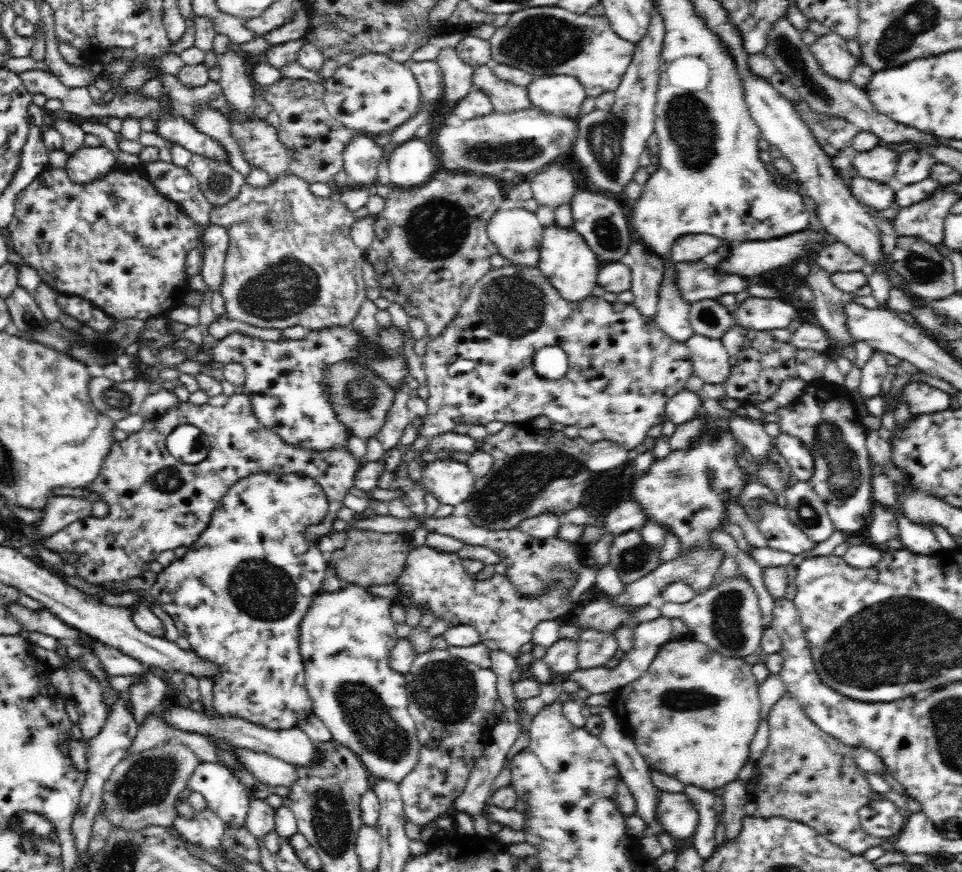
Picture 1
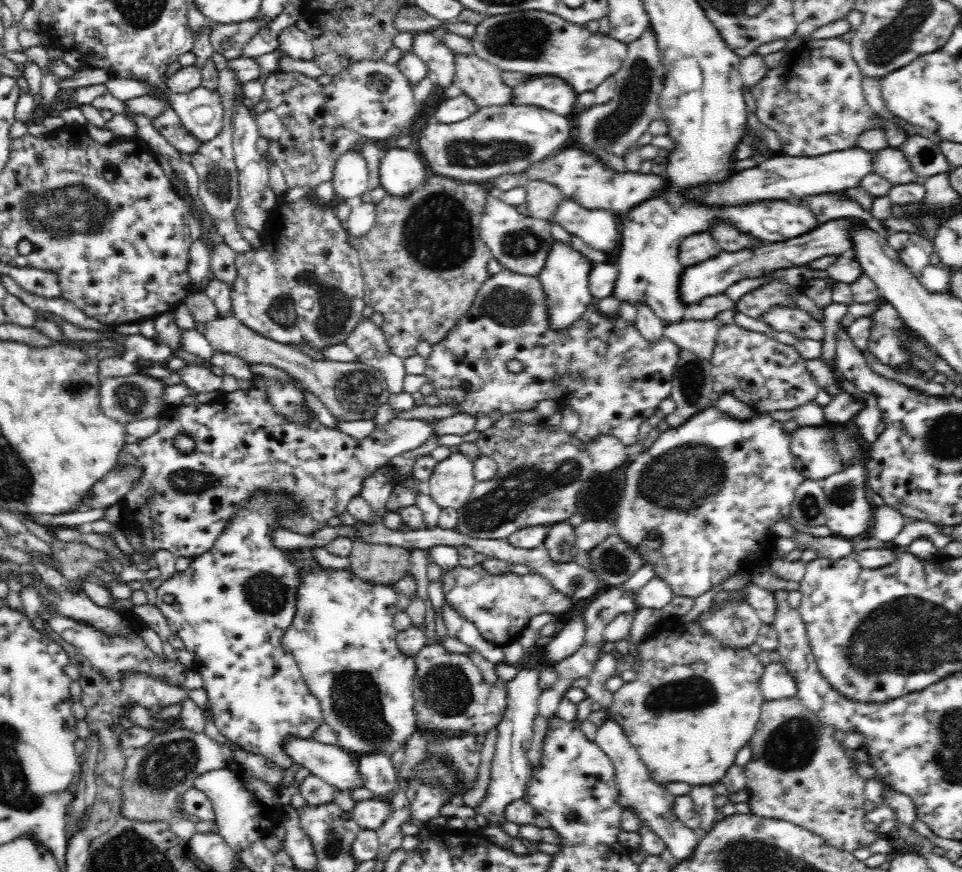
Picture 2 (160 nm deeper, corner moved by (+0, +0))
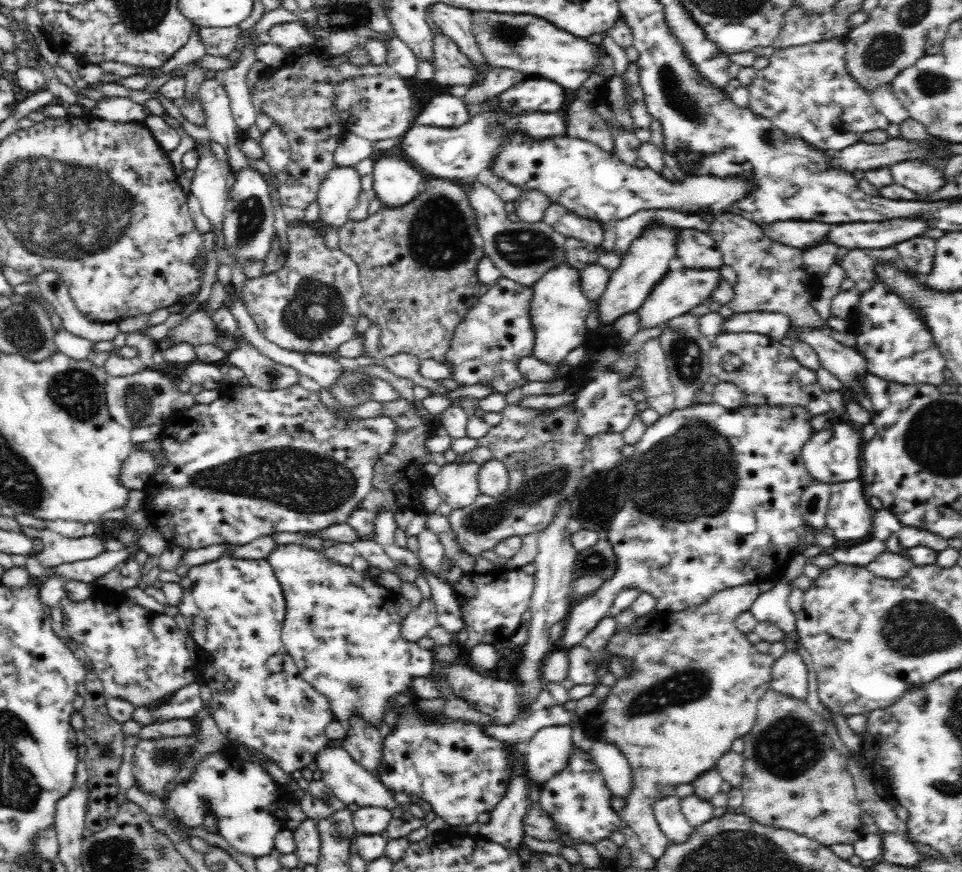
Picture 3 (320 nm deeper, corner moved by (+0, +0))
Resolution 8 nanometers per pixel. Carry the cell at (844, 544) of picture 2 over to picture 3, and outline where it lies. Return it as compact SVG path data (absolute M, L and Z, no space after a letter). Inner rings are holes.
M870 539L856 544L839 545L832 552L842 564L866 567L888 550L890 548L887 546L887 541Z

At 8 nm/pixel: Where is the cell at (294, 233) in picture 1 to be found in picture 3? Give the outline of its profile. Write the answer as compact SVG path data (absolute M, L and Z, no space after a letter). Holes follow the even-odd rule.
M305 222L290 224L287 229L290 249L280 270L258 278L247 279L243 302L260 332L284 350L301 353L332 355L337 348L355 337L362 296L358 265L340 249L329 250L324 246L324 234L318 226Z

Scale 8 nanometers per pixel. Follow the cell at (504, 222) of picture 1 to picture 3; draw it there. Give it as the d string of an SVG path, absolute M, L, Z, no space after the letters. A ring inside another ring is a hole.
M474 180L468 186L468 201L476 213L476 222L482 235L486 256L502 271L503 277L522 286L531 287L551 268L566 262L565 245L568 236L556 232L550 225L512 222L504 210L504 202L496 191L485 183Z

